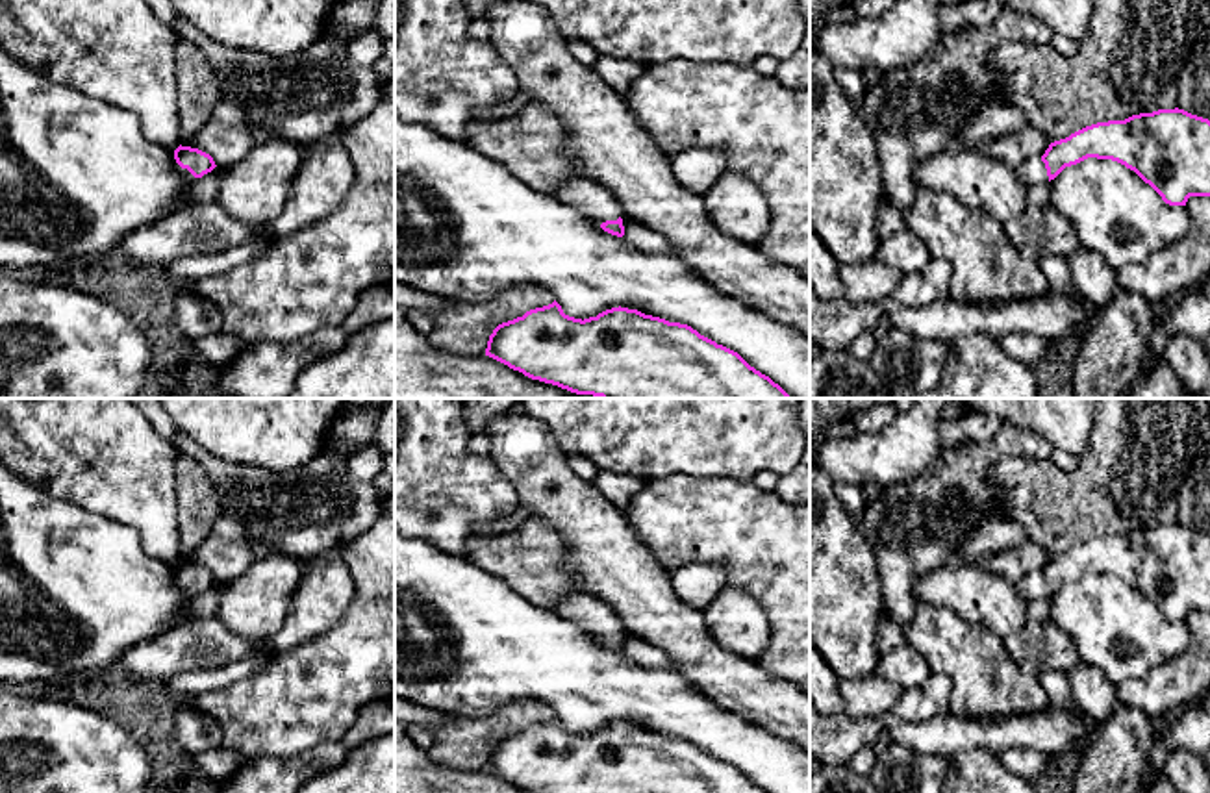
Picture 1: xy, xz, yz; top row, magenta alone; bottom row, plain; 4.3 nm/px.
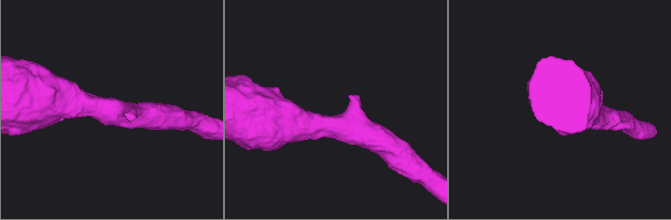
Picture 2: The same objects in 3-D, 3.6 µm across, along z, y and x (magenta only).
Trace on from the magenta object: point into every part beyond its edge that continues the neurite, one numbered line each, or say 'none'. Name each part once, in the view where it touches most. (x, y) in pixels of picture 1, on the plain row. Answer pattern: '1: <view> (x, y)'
1: yz (1033, 586)

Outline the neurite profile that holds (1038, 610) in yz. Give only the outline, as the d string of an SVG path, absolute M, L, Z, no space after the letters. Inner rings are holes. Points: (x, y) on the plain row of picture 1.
M1051 597L1036 598L1027 606L1027 617L1032 623L1045 623L1051 615Z

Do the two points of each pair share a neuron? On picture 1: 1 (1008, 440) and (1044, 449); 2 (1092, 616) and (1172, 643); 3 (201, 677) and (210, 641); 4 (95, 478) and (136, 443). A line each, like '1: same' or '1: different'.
1: same
2: same
3: different
4: same

